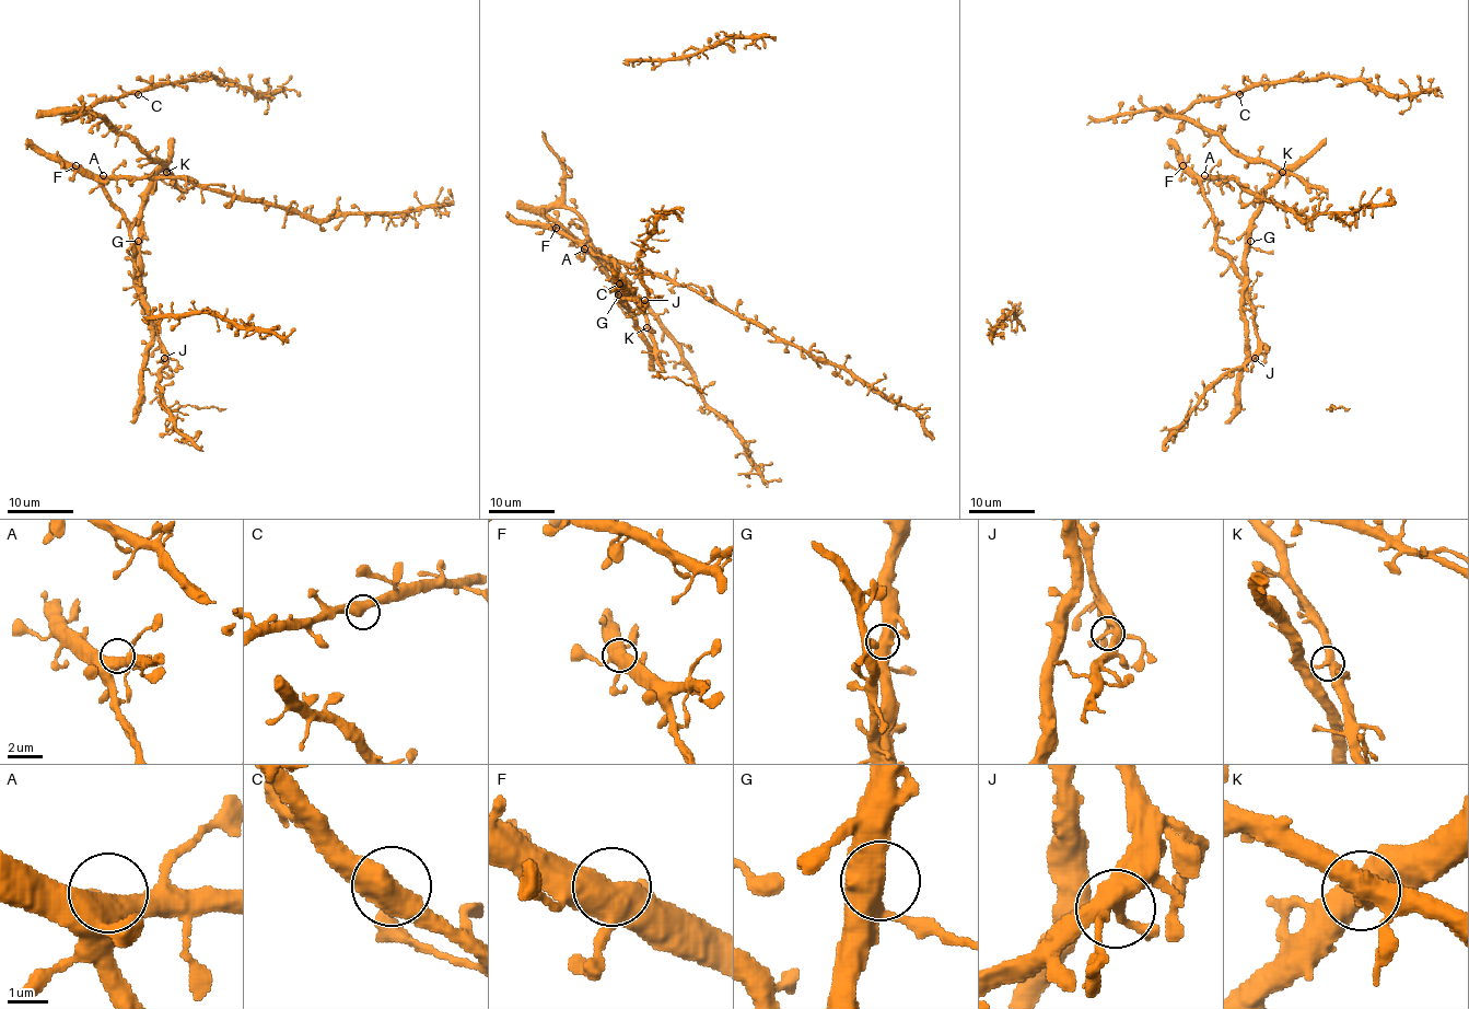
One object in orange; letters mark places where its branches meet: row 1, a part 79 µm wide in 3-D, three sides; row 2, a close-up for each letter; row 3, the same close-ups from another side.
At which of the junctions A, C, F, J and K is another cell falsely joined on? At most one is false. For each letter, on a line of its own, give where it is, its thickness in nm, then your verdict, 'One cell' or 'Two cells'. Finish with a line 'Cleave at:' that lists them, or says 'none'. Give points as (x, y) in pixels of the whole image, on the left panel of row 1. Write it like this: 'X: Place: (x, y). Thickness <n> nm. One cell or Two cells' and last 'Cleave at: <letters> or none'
A: Place: (103, 175). Thickness 420 nm. One cell
C: Place: (138, 94). Thickness 550 nm. One cell
F: Place: (76, 165). Thickness 460 nm. One cell
J: Place: (164, 358). Thickness 400 nm. One cell
K: Place: (166, 172). Thickness 420 nm. Two cells
Cleave at: K

